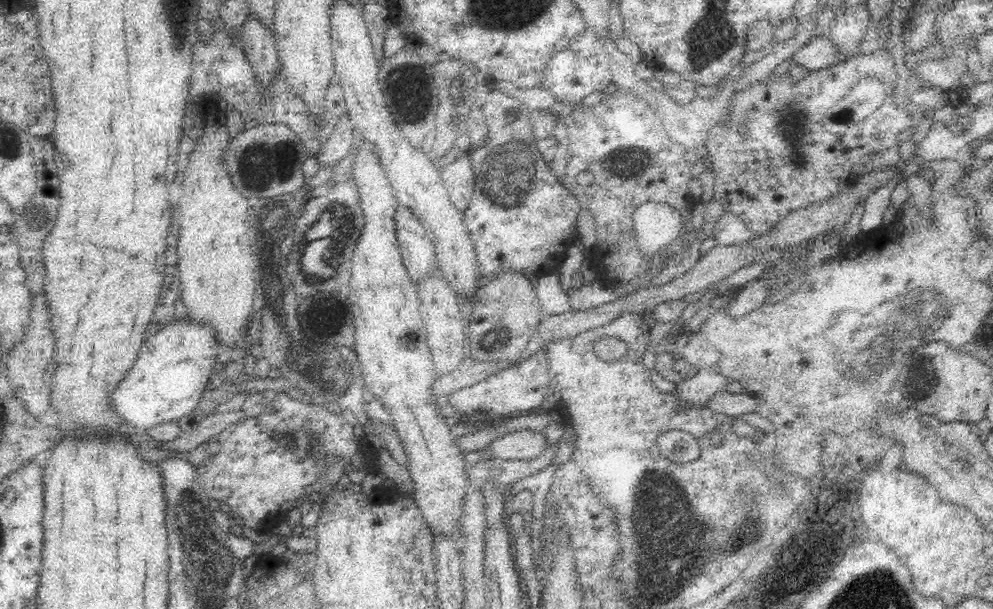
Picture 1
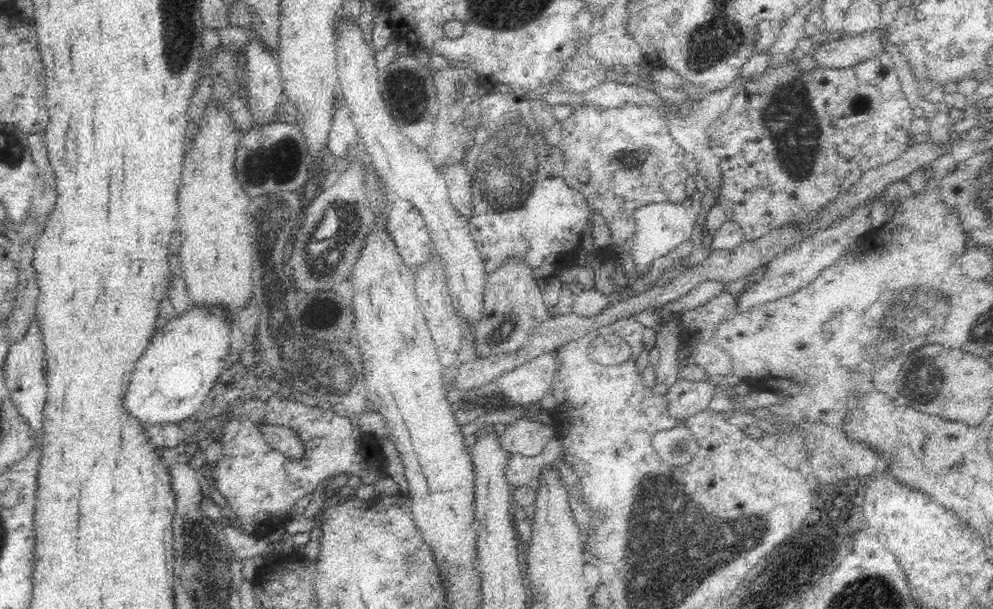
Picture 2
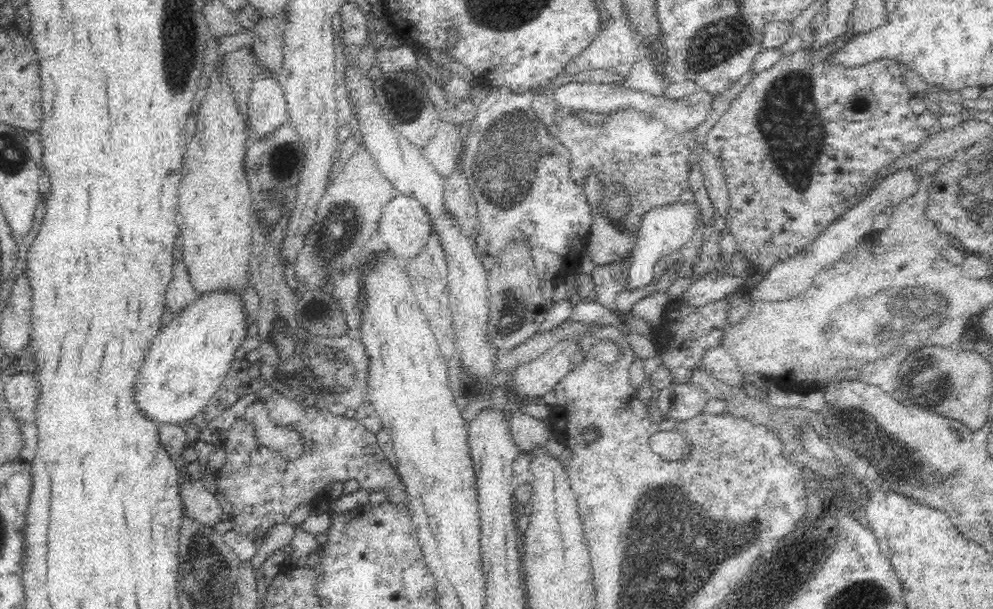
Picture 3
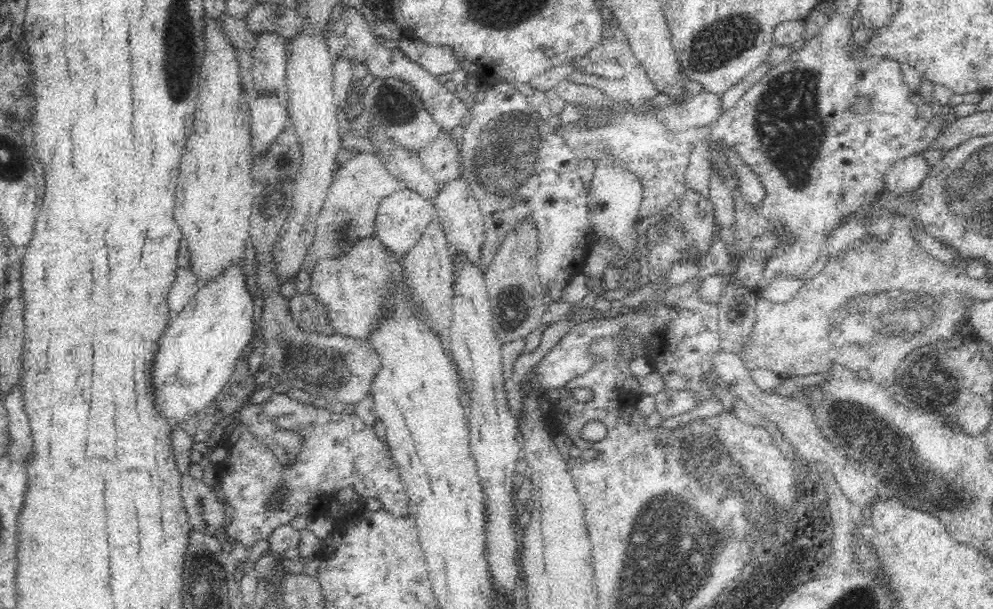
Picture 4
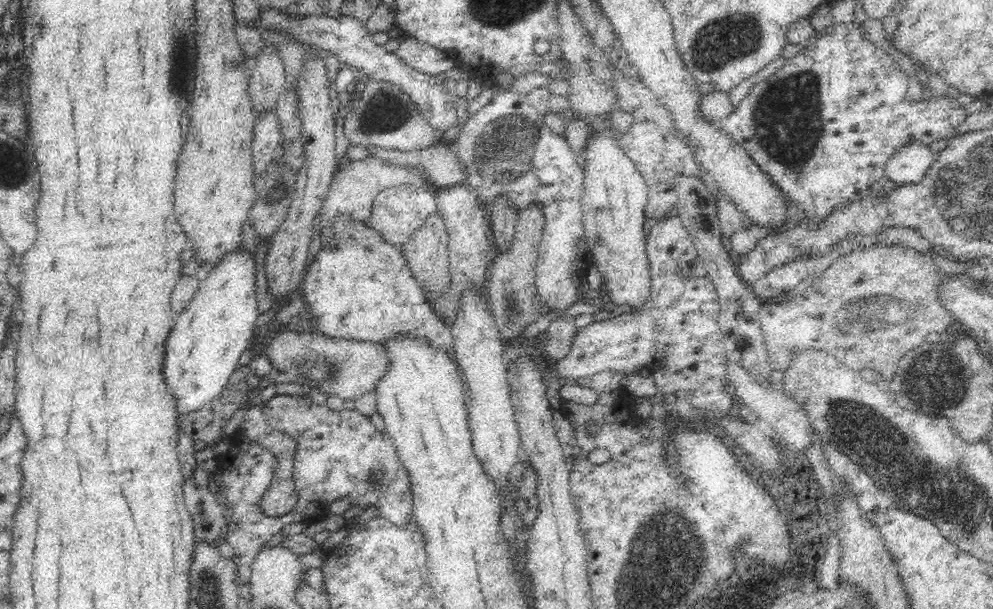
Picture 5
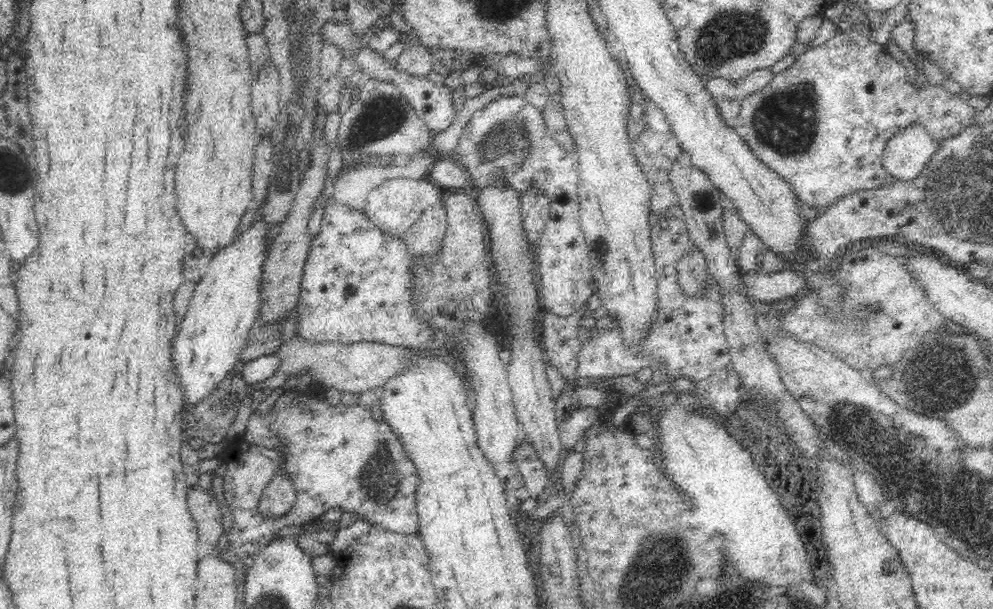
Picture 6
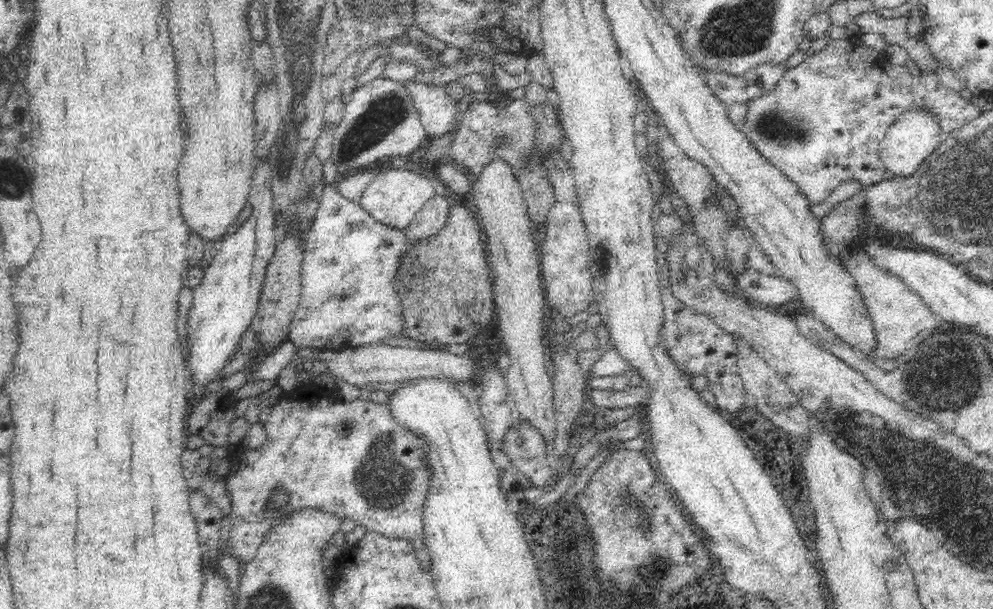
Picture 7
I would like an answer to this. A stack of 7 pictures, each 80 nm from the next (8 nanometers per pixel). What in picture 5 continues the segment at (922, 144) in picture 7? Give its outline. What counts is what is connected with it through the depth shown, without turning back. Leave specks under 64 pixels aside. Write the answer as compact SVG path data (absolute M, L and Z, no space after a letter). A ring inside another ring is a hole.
M911 141L894 154L885 167L888 187L918 184L936 159L937 154L928 145Z

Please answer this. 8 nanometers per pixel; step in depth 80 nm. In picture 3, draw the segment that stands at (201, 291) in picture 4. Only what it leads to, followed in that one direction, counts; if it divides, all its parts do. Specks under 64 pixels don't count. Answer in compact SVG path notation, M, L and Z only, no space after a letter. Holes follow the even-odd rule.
M230 288L197 296L157 332L133 386L133 401L146 419L178 425L204 410L231 369L234 353L247 333L240 293Z

